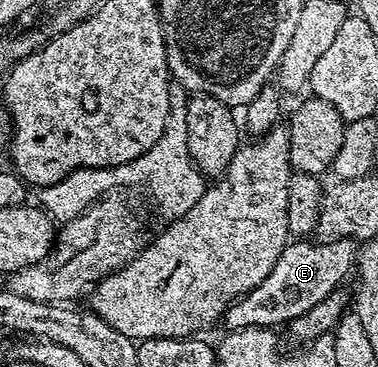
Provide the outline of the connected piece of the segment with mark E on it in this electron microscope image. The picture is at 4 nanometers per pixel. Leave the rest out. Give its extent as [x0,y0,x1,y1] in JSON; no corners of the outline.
[222,239,357,331]

